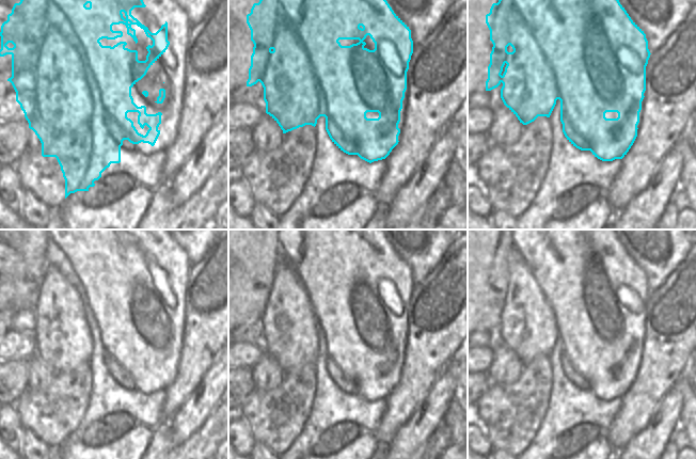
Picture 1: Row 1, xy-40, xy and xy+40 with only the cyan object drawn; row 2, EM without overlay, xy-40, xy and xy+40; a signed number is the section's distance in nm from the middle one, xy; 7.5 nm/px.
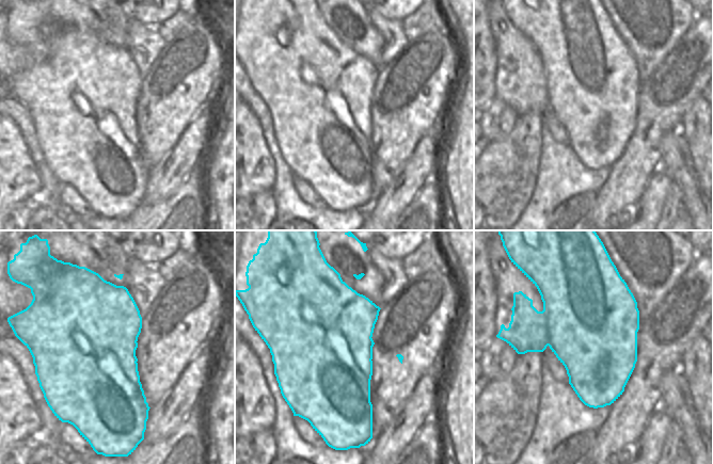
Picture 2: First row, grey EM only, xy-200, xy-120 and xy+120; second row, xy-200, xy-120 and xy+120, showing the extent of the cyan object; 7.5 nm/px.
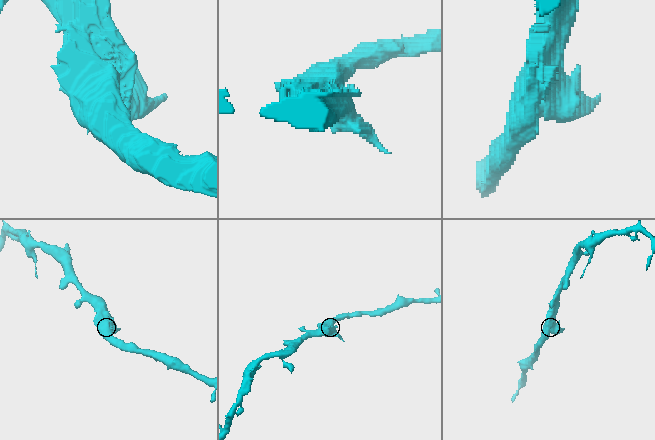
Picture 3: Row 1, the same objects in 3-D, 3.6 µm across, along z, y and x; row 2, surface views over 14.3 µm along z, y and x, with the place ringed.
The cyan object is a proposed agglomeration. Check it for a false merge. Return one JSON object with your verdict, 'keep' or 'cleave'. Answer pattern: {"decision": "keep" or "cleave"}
{"decision": "keep"}

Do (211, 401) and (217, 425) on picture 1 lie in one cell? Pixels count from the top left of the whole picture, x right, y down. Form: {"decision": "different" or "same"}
{"decision": "same"}

